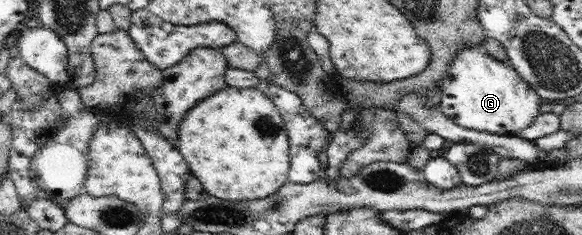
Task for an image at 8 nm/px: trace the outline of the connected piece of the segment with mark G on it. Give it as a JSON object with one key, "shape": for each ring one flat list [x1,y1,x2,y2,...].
{"shape":[[477,45,477,48,459,50,459,54,451,61,449,72,443,76,443,80,439,80,437,92,441,97,437,108,443,115,447,115,447,119,451,119,460,127,488,131,497,135,515,136,520,131,529,128,529,125,533,124,535,118,540,115,539,107,543,103,543,99,539,98,530,86,527,86,509,61,497,61,482,45]]}

